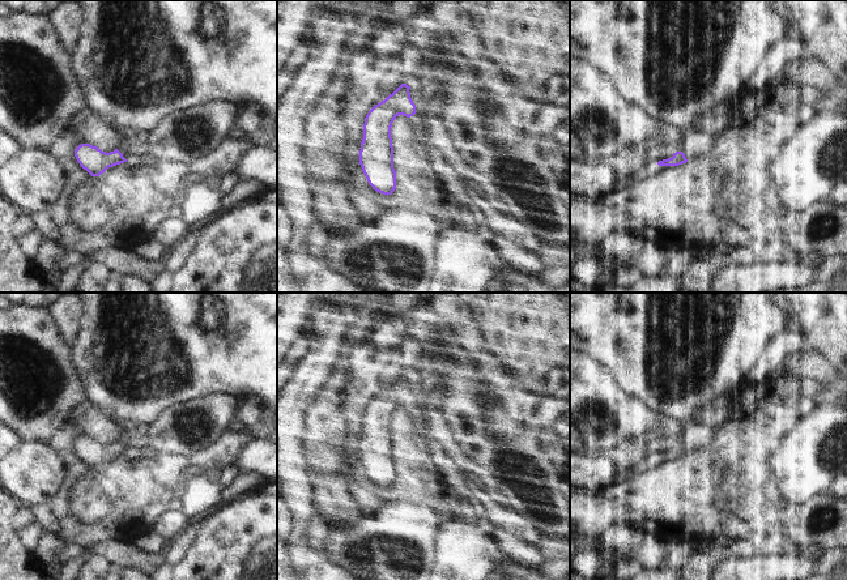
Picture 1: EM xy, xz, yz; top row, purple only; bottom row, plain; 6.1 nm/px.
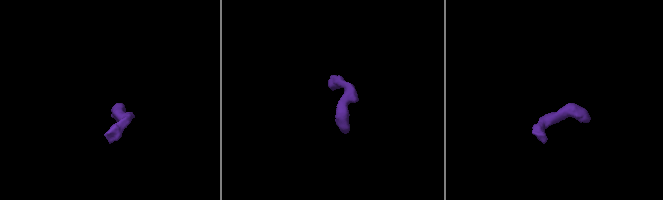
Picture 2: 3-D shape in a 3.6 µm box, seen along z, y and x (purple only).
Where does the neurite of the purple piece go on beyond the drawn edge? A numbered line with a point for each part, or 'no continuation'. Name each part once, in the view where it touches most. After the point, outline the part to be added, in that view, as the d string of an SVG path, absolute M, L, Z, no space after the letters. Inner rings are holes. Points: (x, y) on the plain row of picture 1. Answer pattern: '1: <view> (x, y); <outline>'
1: xy (128, 430); M123 425L123 431L122 431L122 435L118 440L118 443L123 447L123 449L127 452L127 453L131 453L127 448L125 448L125 442L129 436L132 435L137 435L136 432L136 425Z

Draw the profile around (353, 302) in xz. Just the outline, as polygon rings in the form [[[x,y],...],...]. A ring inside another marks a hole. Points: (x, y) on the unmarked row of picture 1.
[[[318,293],[311,306],[311,316],[323,302],[331,302],[349,312],[373,308],[379,315],[390,315],[392,310],[390,293]]]

